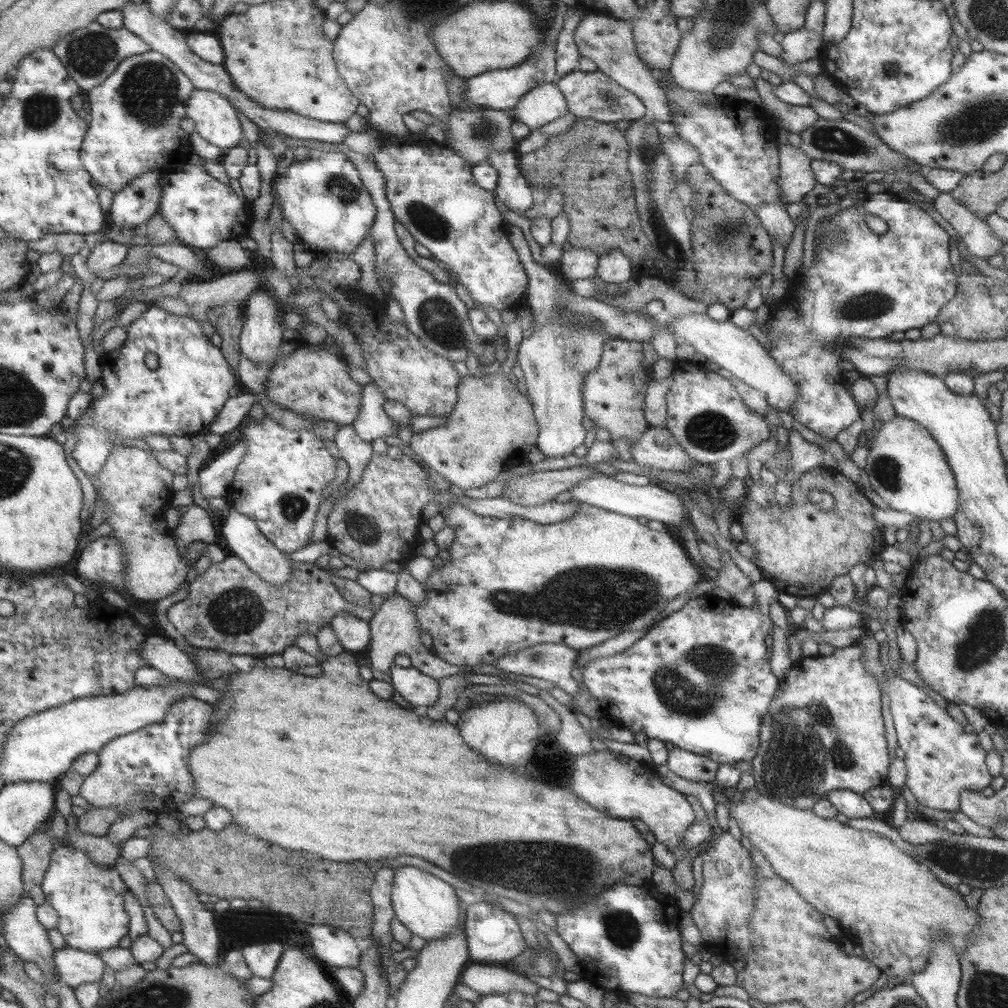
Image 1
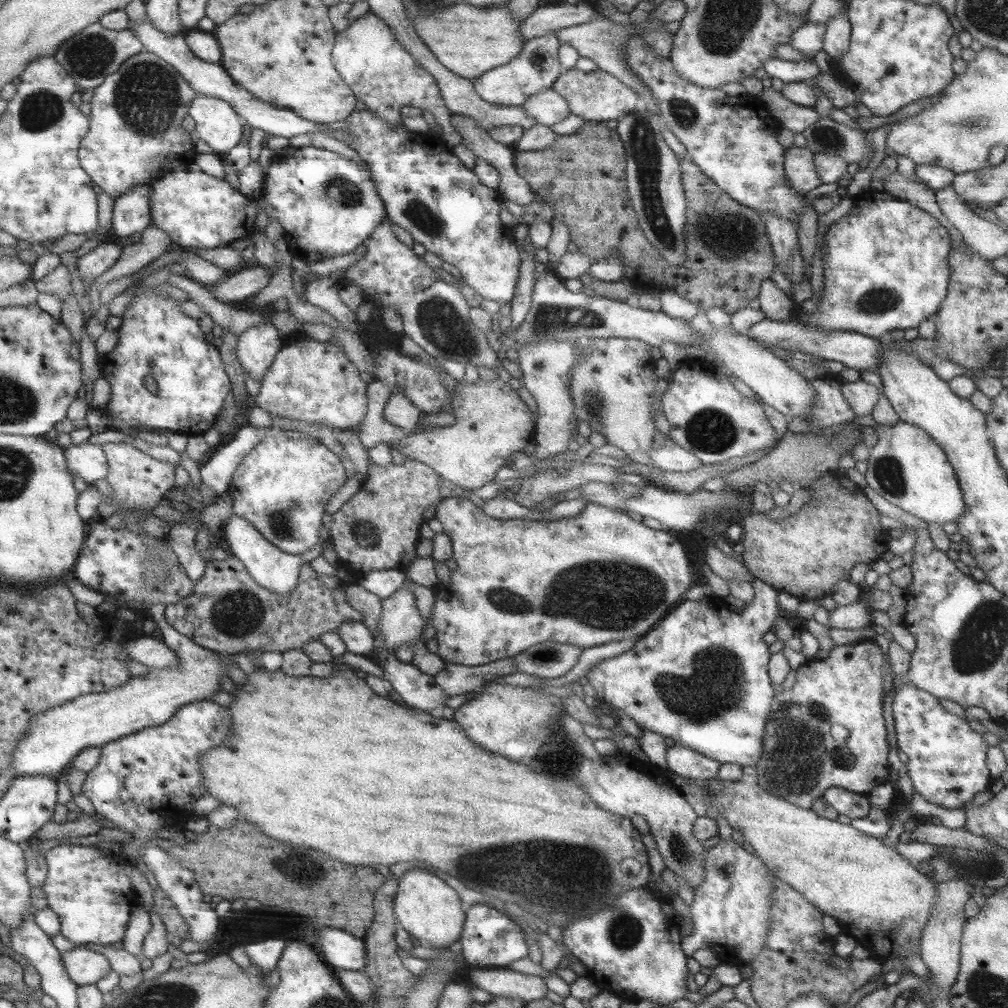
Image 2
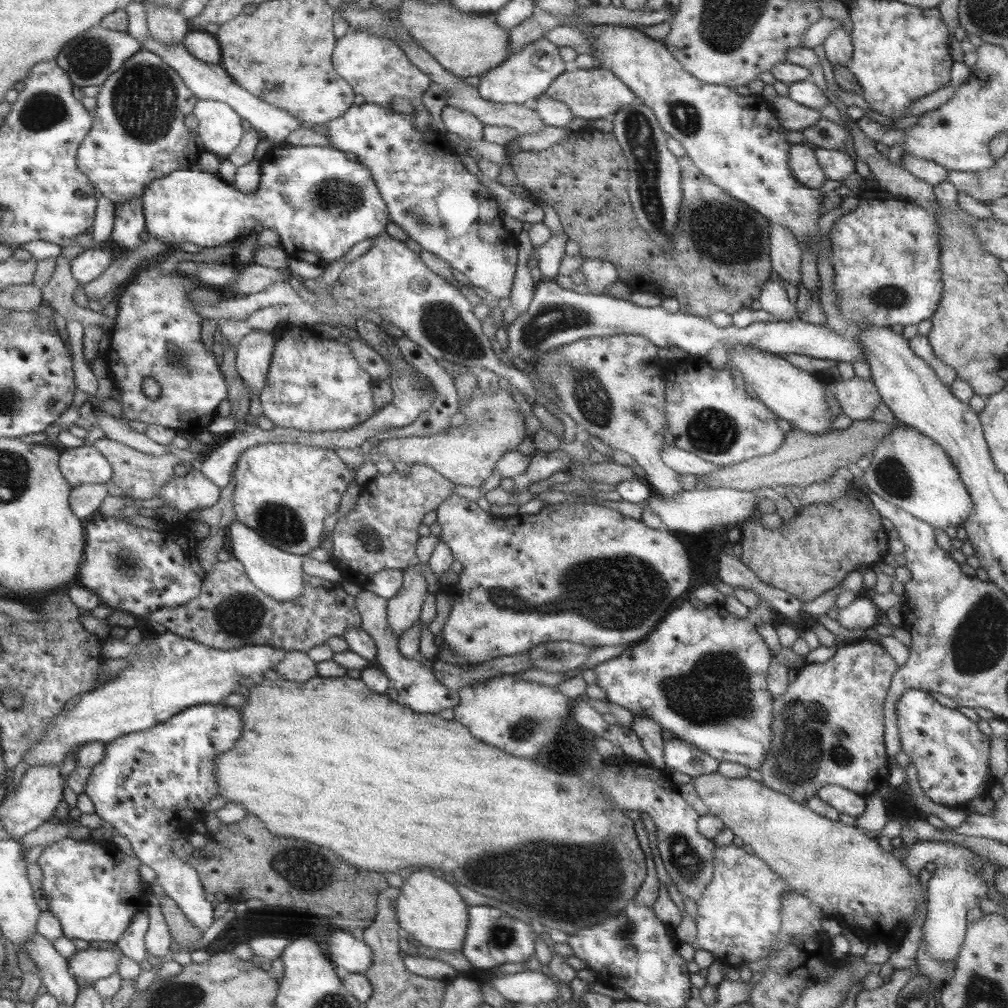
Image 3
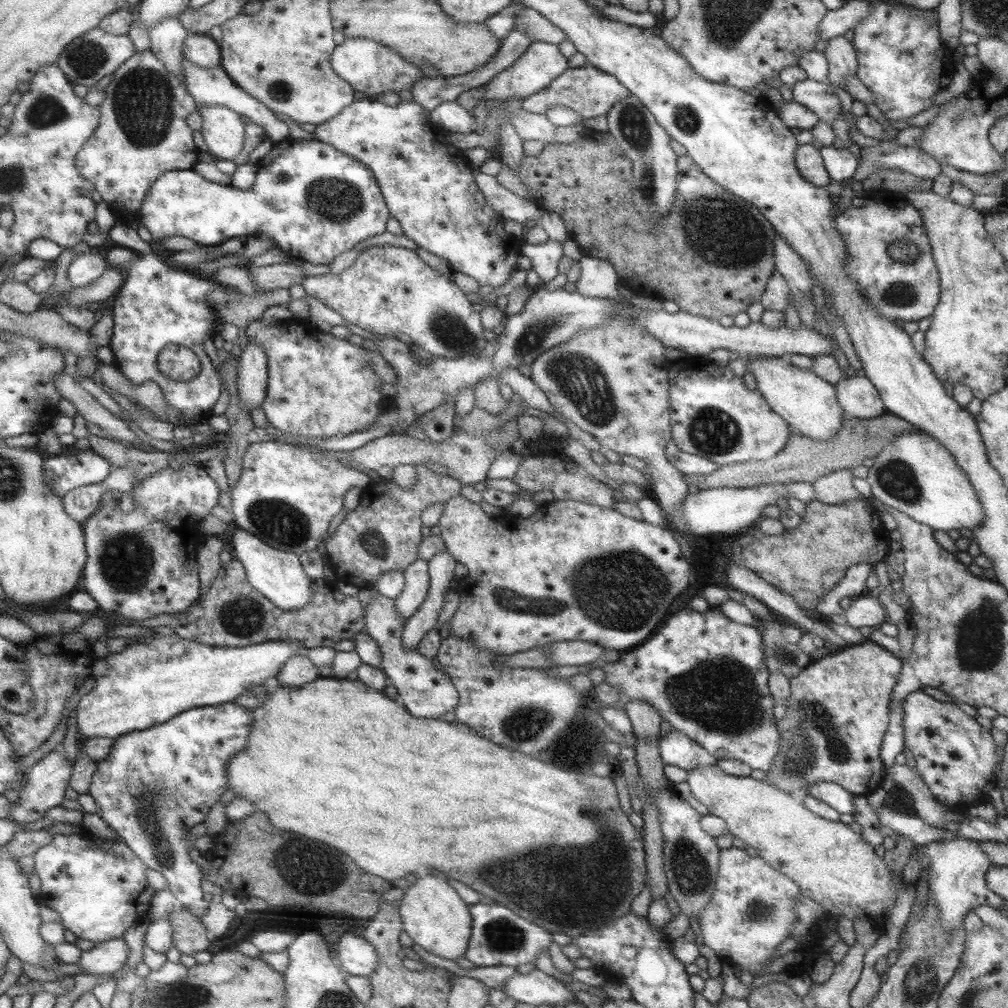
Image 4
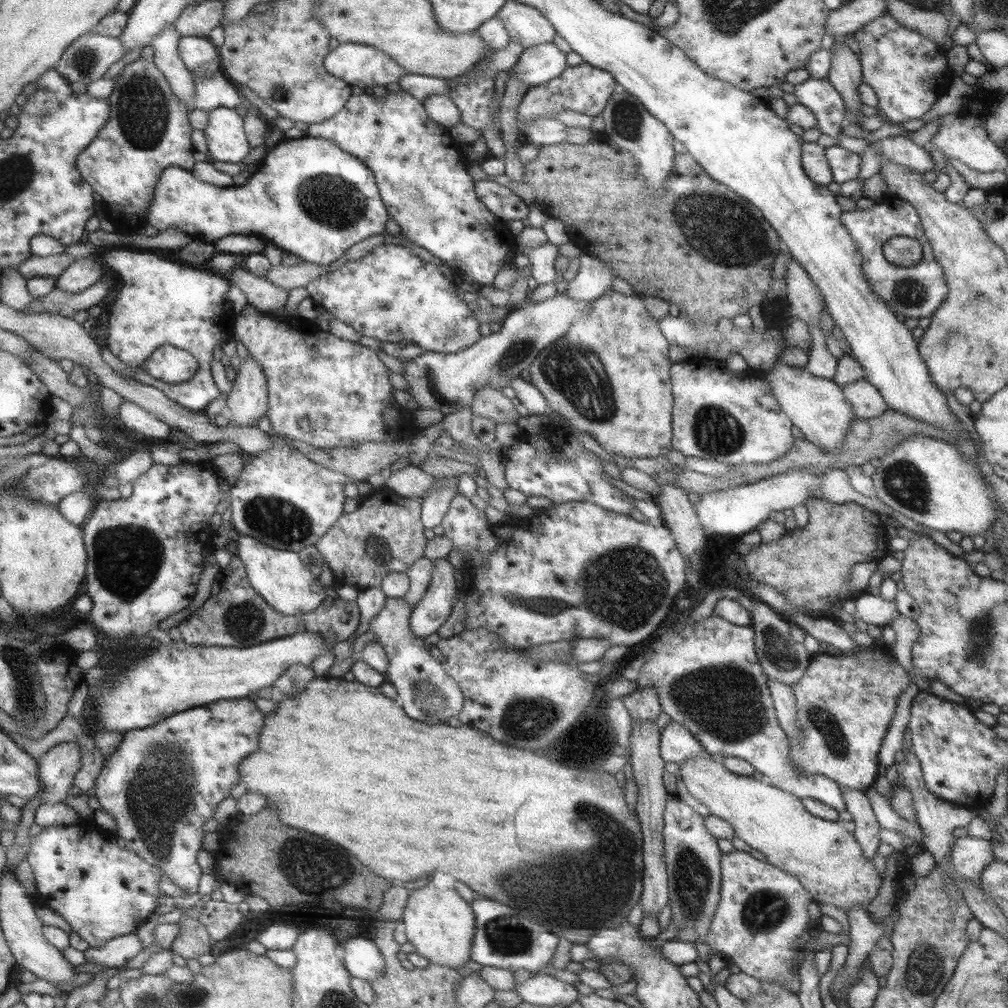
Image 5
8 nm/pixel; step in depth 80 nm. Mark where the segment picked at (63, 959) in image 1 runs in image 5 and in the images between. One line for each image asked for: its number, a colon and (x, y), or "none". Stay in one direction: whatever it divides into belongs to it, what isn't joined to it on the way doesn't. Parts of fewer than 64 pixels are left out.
2: (82, 966)
3: (91, 964)
4: (107, 957)
5: (116, 952)

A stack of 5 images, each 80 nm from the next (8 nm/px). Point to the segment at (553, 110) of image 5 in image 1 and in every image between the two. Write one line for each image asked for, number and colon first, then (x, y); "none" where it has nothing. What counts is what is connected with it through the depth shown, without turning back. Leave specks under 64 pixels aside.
1: (593, 95)
2: (597, 95)
3: (590, 93)
4: (588, 91)

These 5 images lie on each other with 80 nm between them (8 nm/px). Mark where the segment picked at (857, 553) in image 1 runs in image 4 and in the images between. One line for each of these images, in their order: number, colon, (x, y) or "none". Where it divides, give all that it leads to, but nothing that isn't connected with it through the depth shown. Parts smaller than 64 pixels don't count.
2: (807, 552)
3: (813, 553)
4: (807, 561)

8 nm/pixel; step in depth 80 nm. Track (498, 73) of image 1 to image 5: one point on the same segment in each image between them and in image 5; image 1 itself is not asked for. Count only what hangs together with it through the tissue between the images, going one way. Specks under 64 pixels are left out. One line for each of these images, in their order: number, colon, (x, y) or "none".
2: (535, 68)
3: (521, 77)
4: (541, 62)
5: (537, 64)

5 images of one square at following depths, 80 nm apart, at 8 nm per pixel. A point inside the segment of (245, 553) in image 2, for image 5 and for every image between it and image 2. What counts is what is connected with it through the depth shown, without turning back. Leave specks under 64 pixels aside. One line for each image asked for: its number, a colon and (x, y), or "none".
3: (277, 573)
4: (277, 575)
5: (278, 576)

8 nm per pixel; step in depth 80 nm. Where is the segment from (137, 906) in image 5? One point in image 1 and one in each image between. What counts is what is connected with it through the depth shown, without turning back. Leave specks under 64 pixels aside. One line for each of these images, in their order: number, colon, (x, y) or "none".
1: (88, 900)
2: (91, 893)
3: (93, 889)
4: (98, 887)

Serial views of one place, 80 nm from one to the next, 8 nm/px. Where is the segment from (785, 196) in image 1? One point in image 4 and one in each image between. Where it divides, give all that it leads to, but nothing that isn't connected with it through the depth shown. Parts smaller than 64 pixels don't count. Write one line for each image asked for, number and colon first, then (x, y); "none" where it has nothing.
2: (799, 169)
3: (802, 161)
4: (808, 162)

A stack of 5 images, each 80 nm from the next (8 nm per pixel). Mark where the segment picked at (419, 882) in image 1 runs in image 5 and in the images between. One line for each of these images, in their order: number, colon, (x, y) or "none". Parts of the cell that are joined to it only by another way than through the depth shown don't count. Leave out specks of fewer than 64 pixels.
2: (426, 907)
3: (428, 908)
4: (435, 918)
5: (440, 925)

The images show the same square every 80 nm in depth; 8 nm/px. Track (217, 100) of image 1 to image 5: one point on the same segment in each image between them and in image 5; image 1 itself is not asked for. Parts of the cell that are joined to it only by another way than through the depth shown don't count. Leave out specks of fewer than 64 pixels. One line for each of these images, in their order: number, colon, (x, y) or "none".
2: (218, 125)
3: (219, 127)
4: (223, 132)
5: (226, 141)

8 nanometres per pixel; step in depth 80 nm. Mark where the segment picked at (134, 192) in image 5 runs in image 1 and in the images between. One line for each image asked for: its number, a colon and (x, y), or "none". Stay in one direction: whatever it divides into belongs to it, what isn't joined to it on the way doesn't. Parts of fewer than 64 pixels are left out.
1: (135, 112)
2: (134, 135)
3: (138, 134)
4: (141, 133)

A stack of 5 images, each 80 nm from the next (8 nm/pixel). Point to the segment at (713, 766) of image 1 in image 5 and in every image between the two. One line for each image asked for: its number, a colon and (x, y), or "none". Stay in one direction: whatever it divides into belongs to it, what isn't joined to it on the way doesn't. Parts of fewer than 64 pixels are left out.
2: (681, 761)
3: (677, 754)
4: (674, 749)
5: (676, 744)

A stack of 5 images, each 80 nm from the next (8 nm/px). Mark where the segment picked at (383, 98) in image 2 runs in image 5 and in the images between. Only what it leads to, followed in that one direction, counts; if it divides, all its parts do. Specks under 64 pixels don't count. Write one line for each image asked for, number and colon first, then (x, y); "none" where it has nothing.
3: (375, 67)
4: (368, 67)
5: (357, 65)

